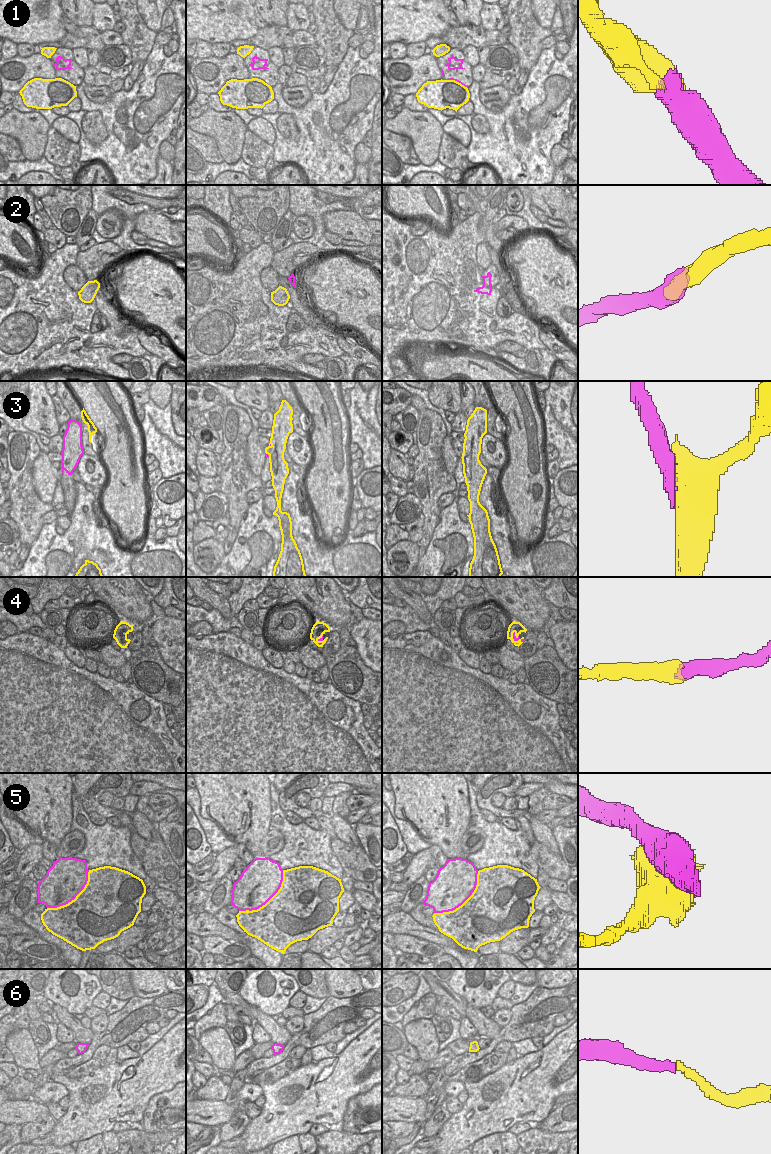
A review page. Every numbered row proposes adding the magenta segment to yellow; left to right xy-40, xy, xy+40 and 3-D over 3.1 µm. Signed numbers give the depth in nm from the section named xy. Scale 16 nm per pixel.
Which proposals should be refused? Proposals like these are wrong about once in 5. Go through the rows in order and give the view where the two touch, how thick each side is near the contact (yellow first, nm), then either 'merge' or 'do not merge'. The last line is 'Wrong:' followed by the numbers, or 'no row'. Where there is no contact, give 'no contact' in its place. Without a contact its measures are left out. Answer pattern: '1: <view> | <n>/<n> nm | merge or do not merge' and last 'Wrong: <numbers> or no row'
1: xy+40 | 460/30 nm | merge
2: no contact | merge
3: xy | 260/50 nm | merge
4: xy+40 | 180/60 nm | merge
5: xy+40 | 500/500 nm | do not merge
6: no contact | do not merge
Wrong: 5, 6

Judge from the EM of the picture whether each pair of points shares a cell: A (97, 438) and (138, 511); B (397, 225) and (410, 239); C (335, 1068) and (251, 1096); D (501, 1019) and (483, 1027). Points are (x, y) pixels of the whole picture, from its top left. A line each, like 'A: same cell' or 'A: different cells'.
A: different cells
B: same cell
C: different cells
D: different cells

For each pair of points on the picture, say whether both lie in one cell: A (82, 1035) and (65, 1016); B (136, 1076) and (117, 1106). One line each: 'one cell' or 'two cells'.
A: one cell
B: one cell

